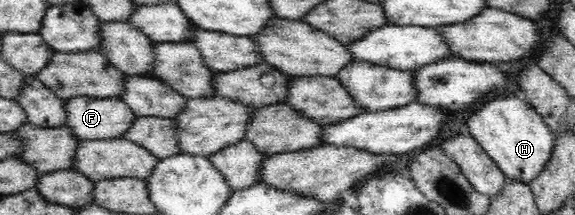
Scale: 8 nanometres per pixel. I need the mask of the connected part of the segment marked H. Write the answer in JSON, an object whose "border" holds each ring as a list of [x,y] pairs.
{"border":[[[506,93],[486,98],[478,109],[470,112],[466,125],[472,137],[506,176],[528,185],[546,167],[555,144],[554,132],[550,131],[542,116],[524,100],[523,95]]]}

